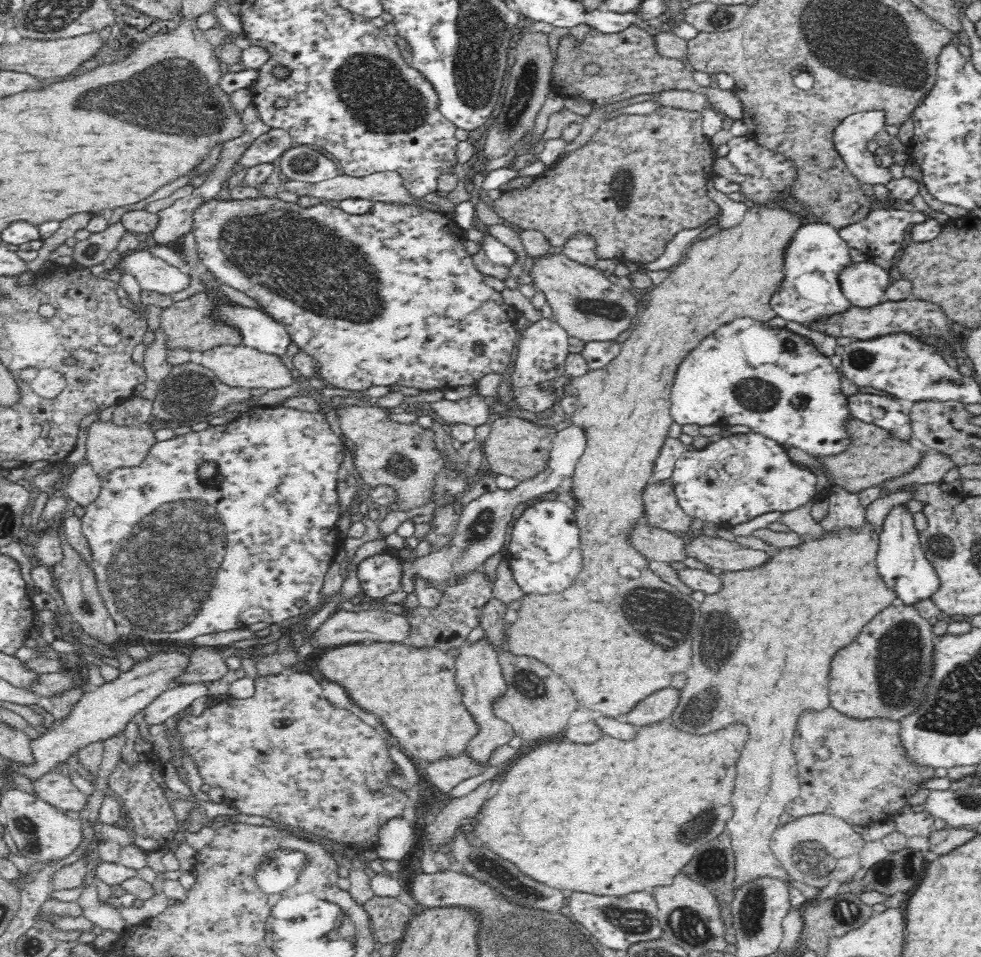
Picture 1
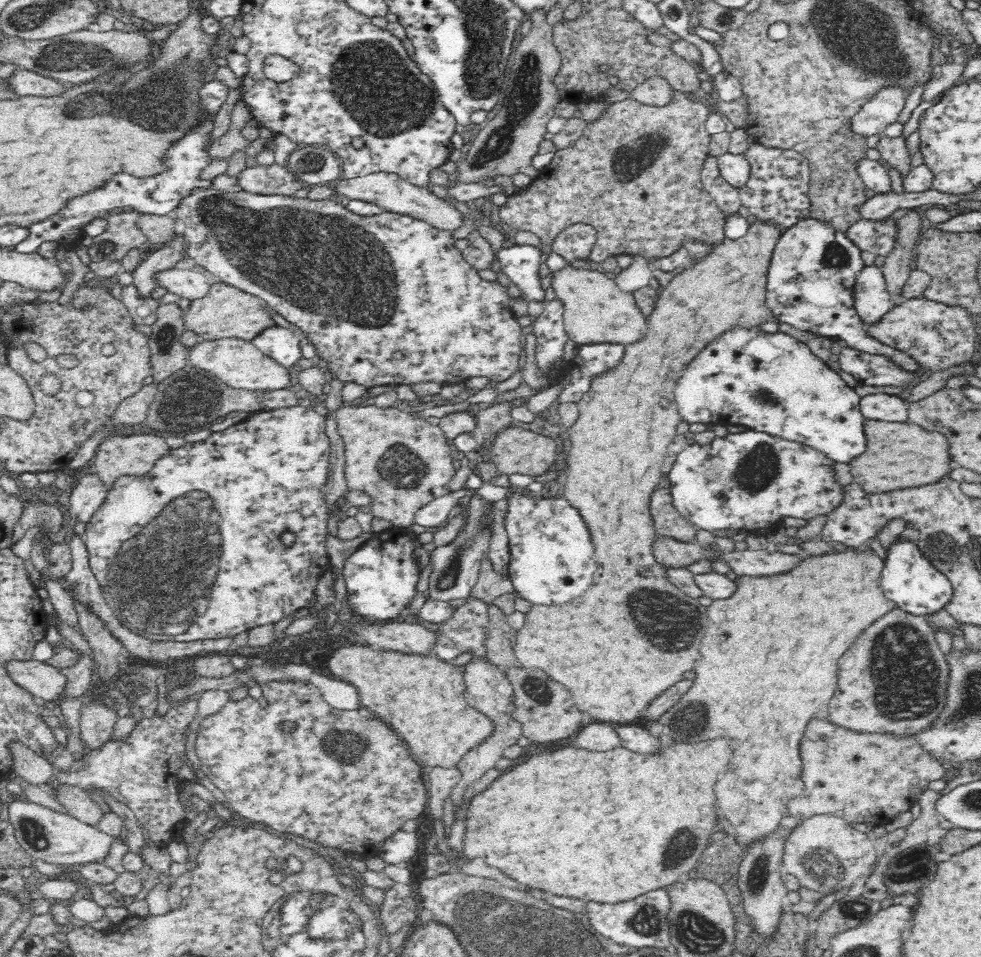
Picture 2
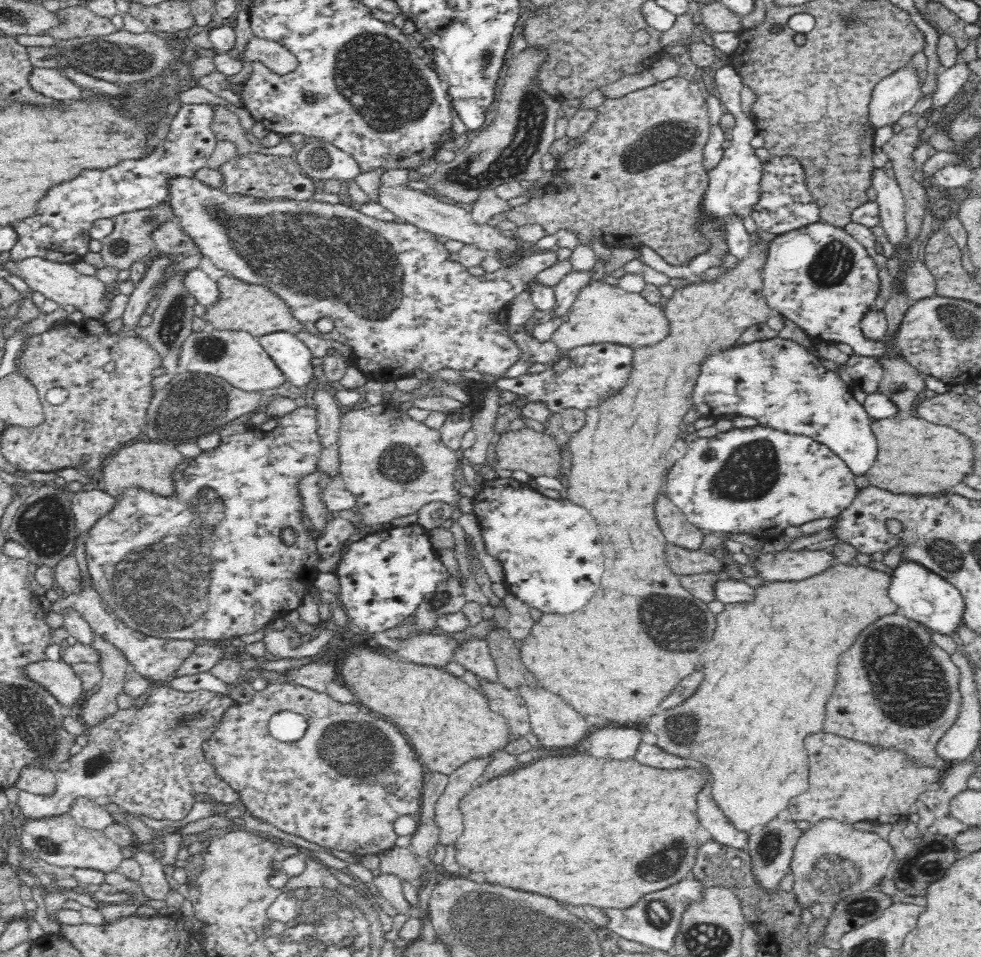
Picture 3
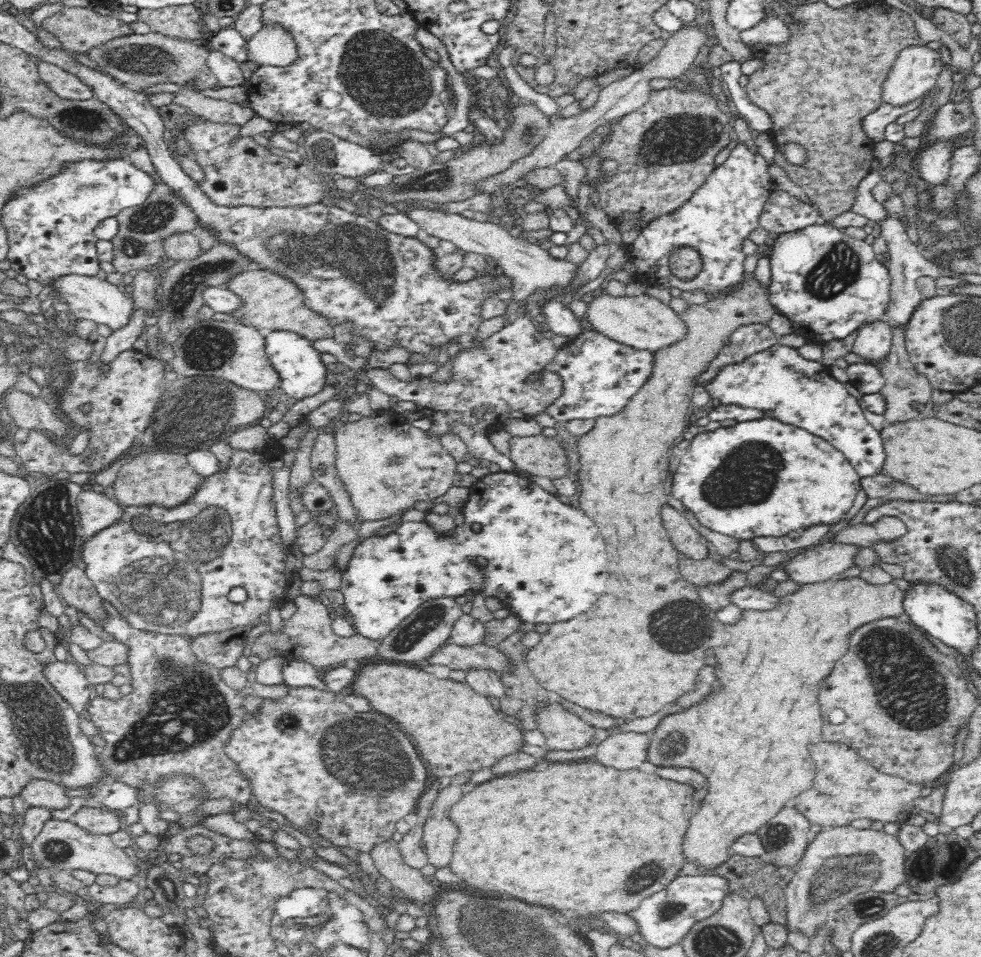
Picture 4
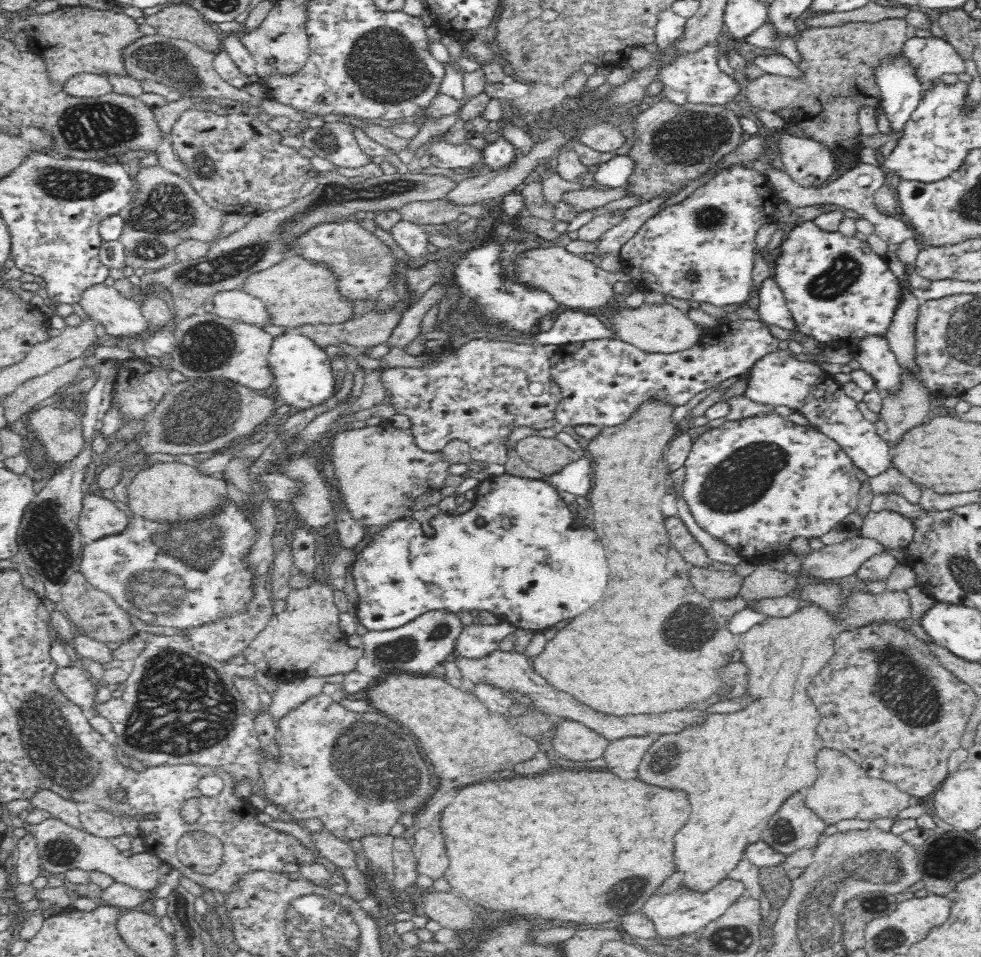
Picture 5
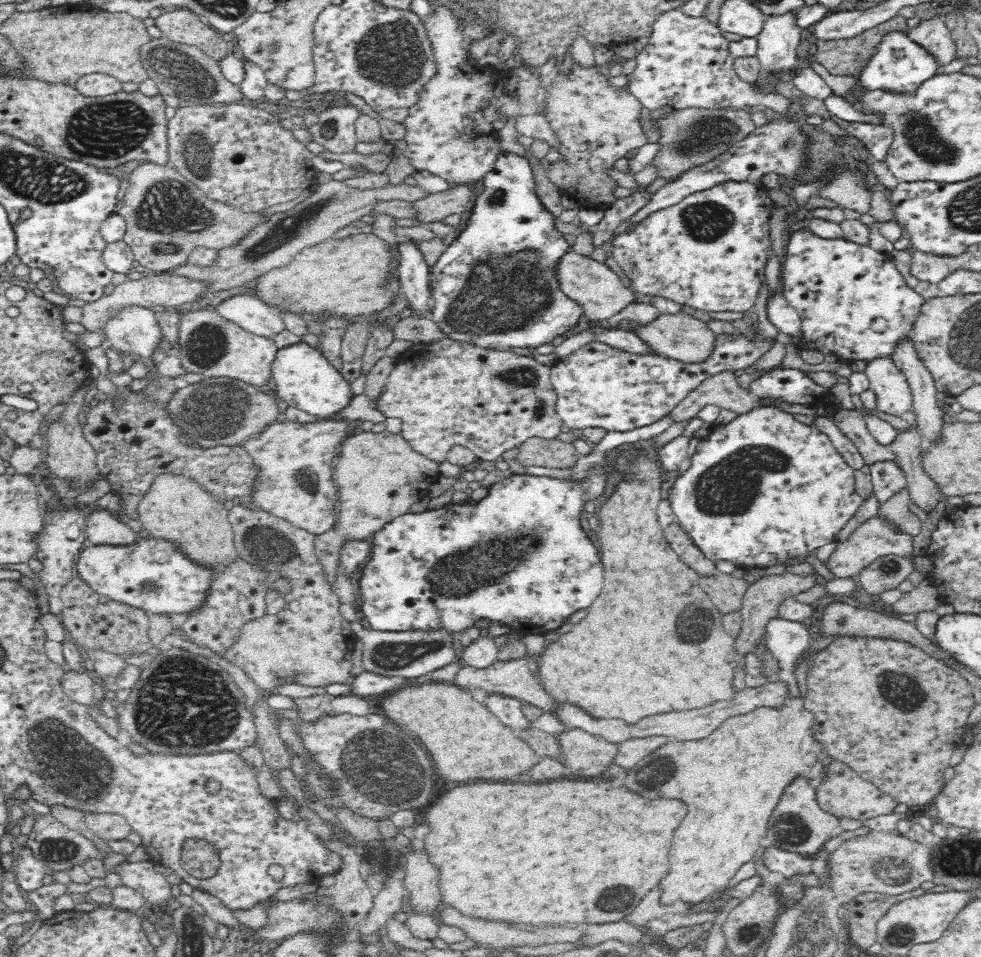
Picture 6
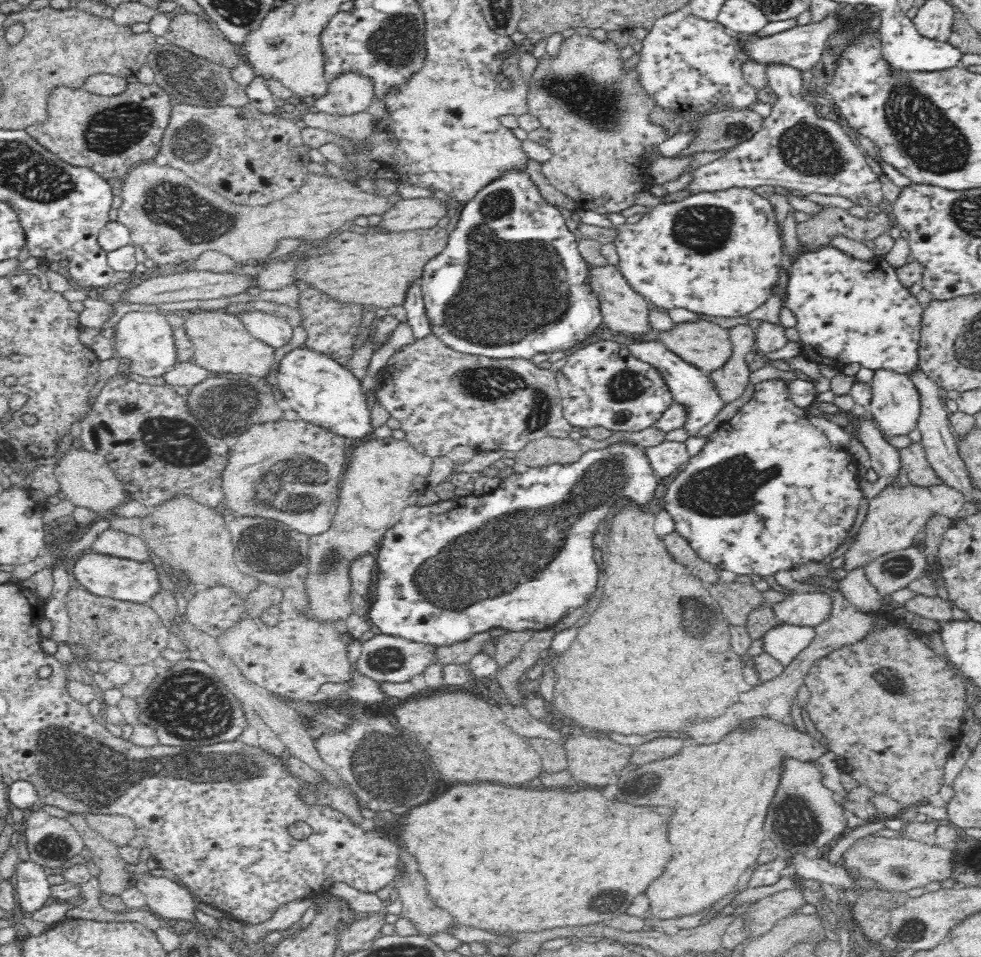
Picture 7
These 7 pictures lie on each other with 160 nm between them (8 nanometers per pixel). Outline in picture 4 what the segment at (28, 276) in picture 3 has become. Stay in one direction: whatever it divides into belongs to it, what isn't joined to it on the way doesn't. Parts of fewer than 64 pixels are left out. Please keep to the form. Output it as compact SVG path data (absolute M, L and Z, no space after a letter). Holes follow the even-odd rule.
M71 275L60 279L57 283L57 290L61 293L62 301L68 304L69 312L72 312L78 319L90 320L98 324L104 324L110 330L121 330L128 326L132 316L137 312L135 303L123 290L122 286L115 286L105 279L100 280L97 276L84 277Z

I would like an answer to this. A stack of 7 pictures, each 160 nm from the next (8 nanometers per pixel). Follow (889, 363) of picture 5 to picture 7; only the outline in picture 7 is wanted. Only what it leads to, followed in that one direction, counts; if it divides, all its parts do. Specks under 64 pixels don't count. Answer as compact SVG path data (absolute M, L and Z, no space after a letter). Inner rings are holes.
M876 370L870 383L872 390L868 412L881 435L890 440L896 436L908 436L912 430L916 430L921 417L922 402L914 381L906 374L898 374L892 370Z

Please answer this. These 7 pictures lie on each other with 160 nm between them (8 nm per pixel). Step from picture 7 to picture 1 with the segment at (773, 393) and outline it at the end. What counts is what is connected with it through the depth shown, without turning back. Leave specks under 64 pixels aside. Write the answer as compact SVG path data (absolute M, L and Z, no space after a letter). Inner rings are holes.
M748 432L733 434L708 443L703 449L688 447L677 459L673 468L672 486L680 508L692 519L712 522L716 526L732 528L744 524L756 516L768 512L790 512L804 508L810 502L827 495L828 488L818 488L819 472L814 472L808 465L790 458L788 446L776 442L763 434Z

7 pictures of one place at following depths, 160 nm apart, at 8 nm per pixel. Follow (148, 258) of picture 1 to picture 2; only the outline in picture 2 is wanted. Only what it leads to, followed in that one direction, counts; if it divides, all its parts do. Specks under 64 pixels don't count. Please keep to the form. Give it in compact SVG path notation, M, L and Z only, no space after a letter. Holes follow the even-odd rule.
M168 270L159 275L160 288L176 294L182 299L196 301L205 298L212 286L212 277L205 272L190 270Z

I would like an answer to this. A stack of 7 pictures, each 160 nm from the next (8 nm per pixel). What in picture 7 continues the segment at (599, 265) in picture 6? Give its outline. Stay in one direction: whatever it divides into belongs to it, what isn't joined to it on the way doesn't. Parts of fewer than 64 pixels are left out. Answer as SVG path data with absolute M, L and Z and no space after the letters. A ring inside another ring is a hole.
M616 266L594 267L592 274L592 289L598 294L601 303L602 314L604 315L605 327L619 332L627 337L631 334L650 334L650 306L640 294L636 293L624 279L624 276L617 270Z

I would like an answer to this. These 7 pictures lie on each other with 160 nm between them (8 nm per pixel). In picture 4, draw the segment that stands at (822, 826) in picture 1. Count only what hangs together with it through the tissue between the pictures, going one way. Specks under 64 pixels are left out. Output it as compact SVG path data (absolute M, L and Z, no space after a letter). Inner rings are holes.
M850 825L838 826L838 827L826 827L816 834L816 838L813 842L810 842L805 851L805 855L802 857L800 863L795 868L795 873L792 880L789 880L788 886L786 886L786 924L785 927L789 932L796 932L803 934L804 938L816 938L816 934L820 934L820 930L824 930L824 934L828 934L827 940L830 940L830 935L833 932L834 923L836 922L837 914L840 910L844 910L847 903L852 902L852 899L857 895L865 894L866 891L880 891L880 892L893 892L896 890L896 886L906 885L906 868L904 867L906 862L906 849L900 844L898 838L894 835L888 834L885 831L879 831L870 827L869 829L856 829Z

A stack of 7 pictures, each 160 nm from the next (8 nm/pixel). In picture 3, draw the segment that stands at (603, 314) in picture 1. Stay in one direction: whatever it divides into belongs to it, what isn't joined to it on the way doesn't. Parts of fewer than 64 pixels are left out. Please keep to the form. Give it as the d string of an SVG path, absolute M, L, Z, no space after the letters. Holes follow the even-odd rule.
M600 276L583 289L571 309L568 320L551 336L551 342L557 348L558 360L578 346L610 342L636 349L655 346L670 335L670 321L662 303L652 304L639 293L628 293L618 286L605 283Z

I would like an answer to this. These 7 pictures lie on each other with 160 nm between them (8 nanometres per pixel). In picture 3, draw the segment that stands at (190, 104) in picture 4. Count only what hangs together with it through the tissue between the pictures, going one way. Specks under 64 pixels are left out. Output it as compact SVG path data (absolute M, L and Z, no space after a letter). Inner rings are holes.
M210 104L210 108L214 114L210 129L212 129L216 140L232 142L236 147L235 154L248 154L253 147L244 135L240 118L230 108L226 108L222 104Z

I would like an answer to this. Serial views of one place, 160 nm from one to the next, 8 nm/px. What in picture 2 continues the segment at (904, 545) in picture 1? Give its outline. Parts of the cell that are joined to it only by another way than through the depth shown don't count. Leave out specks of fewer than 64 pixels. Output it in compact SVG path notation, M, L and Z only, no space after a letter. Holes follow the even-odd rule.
M897 540L889 547L881 578L881 587L886 598L894 601L905 613L914 616L932 616L946 609L954 598L955 590L949 578L924 558L914 542Z

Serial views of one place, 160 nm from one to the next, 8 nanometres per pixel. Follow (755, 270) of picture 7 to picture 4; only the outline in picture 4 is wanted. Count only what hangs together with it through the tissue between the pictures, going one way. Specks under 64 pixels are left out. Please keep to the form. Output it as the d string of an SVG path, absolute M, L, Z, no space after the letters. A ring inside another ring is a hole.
M738 141L731 150L729 157L720 166L716 166L704 184L694 191L694 194L676 210L662 213L655 219L645 223L641 227L640 234L628 246L627 259L634 264L636 273L634 280L640 280L649 287L658 285L664 288L676 288L676 290L692 293L695 290L704 292L707 298L728 294L732 289L741 286L744 281L744 262L746 253L742 251L744 240L750 236L750 232L759 226L759 218L764 210L764 205L775 191L772 176L768 171L768 164L758 152L750 149L743 141ZM690 248L700 255L703 266L700 275L691 282L682 281L671 272L671 256L676 250Z

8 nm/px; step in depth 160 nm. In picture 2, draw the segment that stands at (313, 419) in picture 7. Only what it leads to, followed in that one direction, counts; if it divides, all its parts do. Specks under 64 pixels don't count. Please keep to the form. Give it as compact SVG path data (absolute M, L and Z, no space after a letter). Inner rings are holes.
M278 326L260 333L252 342L266 356L287 369L294 368L302 358L299 340L297 334Z

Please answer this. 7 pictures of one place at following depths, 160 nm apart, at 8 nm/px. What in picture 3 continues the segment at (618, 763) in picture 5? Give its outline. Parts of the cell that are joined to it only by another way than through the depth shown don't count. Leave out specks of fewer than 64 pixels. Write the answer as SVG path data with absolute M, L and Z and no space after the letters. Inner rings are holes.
M605 726L586 737L586 754L608 760L632 760L638 753L642 741L642 730L627 726Z

